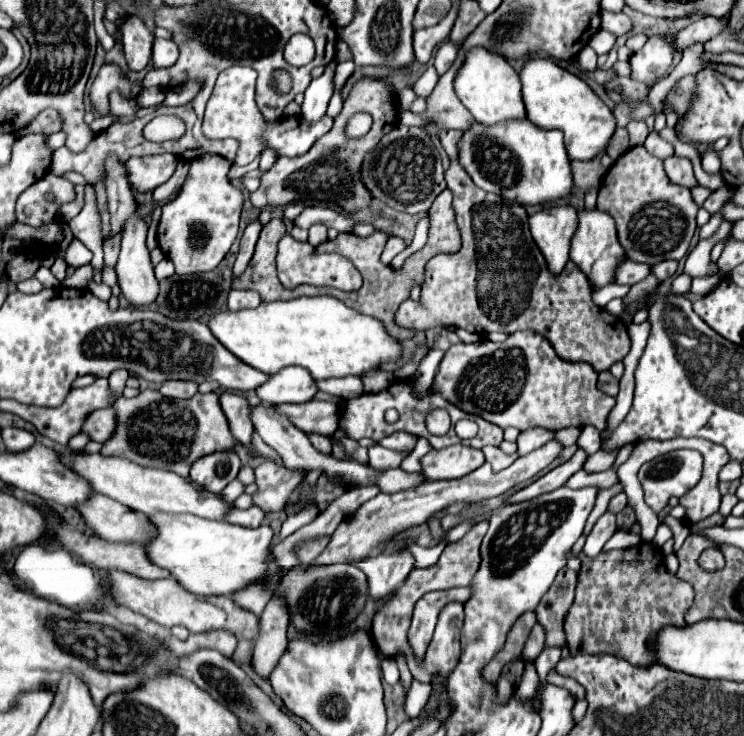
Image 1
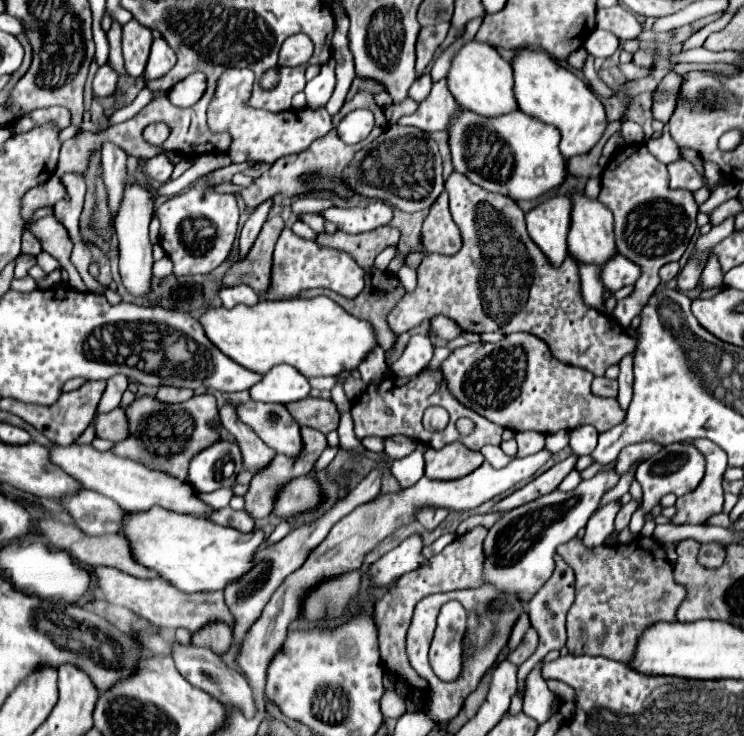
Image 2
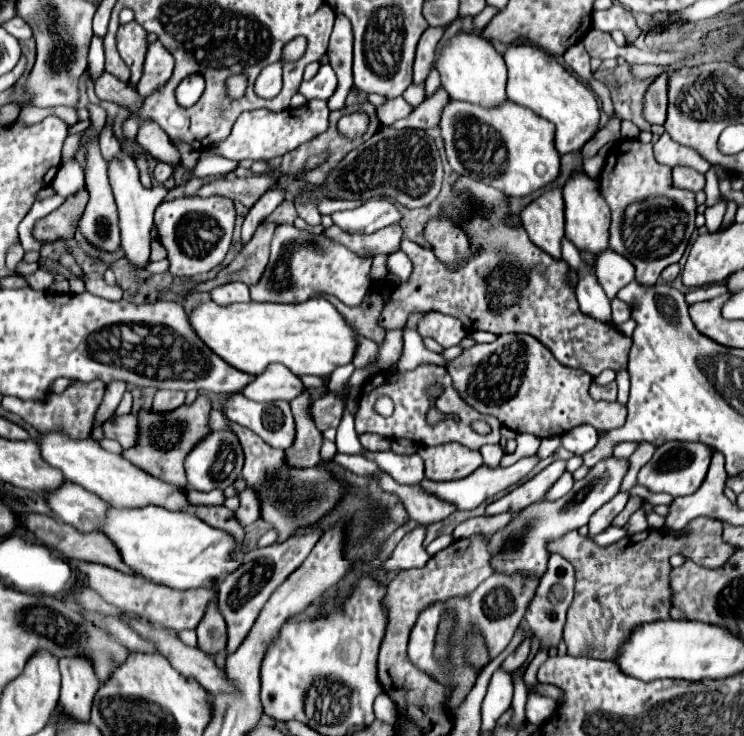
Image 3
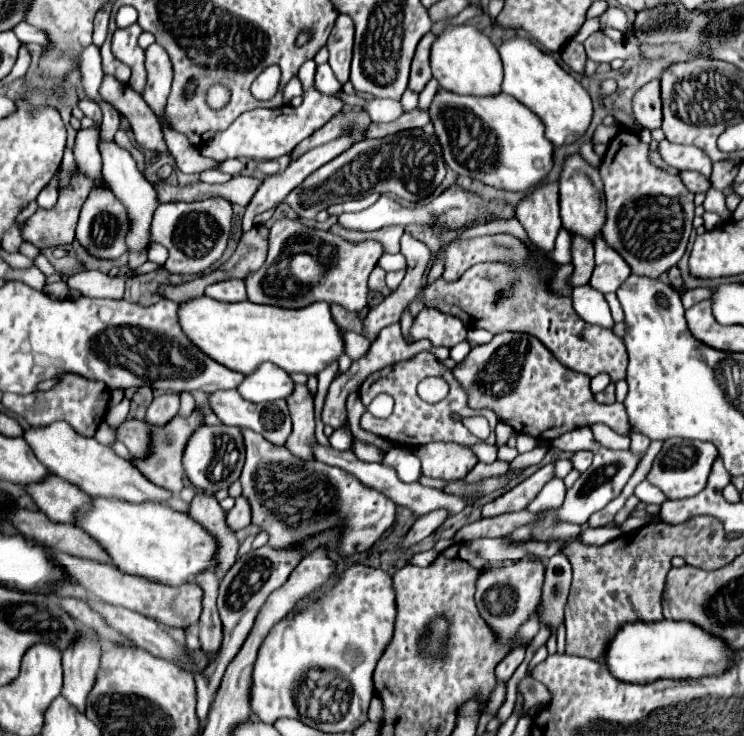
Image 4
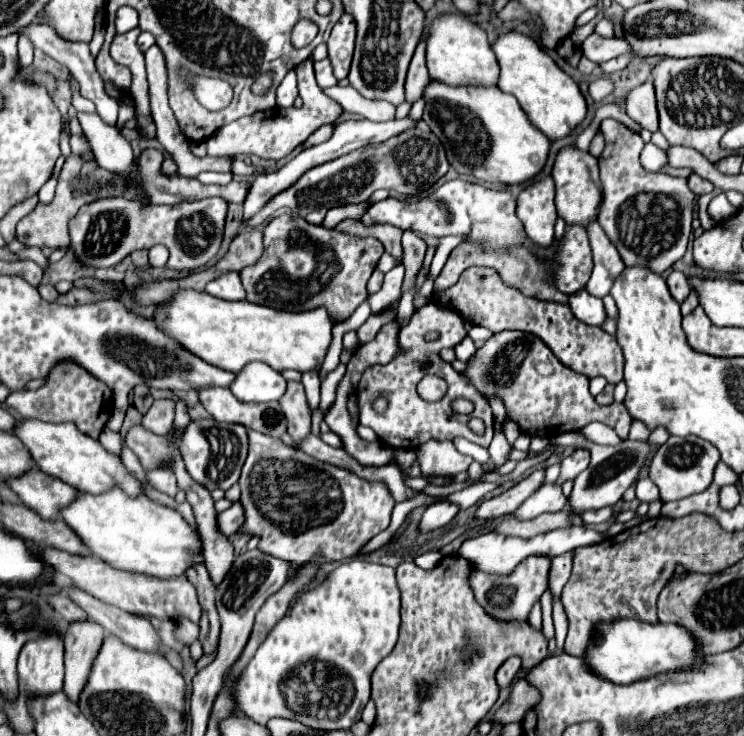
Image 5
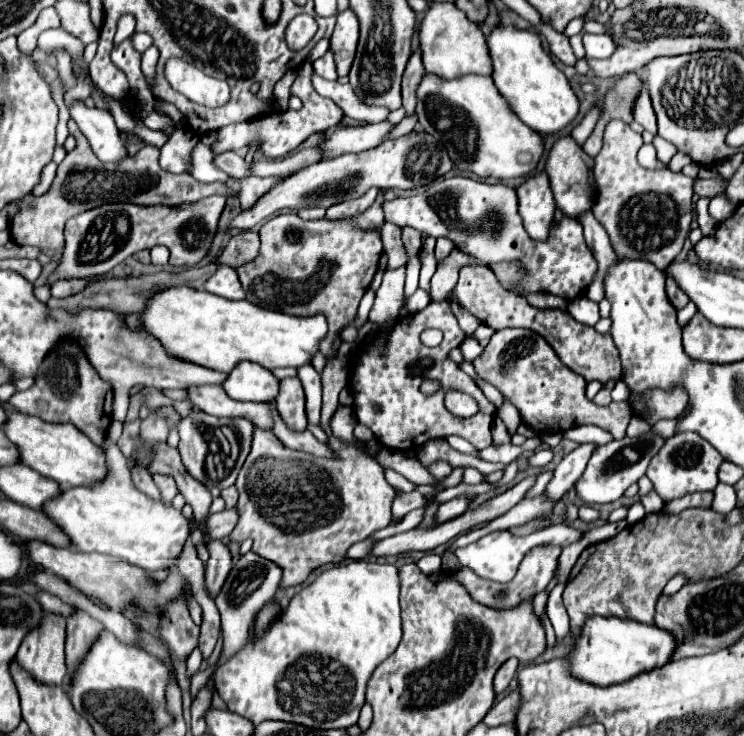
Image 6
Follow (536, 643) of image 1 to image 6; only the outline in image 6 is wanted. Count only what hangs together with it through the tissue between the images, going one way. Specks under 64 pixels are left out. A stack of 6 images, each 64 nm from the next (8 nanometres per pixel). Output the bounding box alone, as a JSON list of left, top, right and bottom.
[494,658,520,694]

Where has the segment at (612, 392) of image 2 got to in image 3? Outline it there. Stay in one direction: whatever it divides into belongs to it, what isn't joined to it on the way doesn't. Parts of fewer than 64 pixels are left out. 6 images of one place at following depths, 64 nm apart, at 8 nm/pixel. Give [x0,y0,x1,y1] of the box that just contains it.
[590,382,616,400]

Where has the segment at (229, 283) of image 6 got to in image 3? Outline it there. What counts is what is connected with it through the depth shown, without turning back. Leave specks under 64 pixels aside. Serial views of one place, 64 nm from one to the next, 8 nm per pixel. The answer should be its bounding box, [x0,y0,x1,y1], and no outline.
[210,282,252,306]

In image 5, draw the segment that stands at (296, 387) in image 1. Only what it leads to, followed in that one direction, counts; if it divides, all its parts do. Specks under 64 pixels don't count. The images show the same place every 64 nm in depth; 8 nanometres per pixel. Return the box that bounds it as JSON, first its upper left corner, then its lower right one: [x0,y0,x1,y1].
[230,362,286,402]

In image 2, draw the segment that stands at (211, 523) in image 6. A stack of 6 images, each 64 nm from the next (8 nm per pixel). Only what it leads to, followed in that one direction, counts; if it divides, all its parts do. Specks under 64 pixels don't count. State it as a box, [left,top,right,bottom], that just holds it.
[244,428,328,520]

